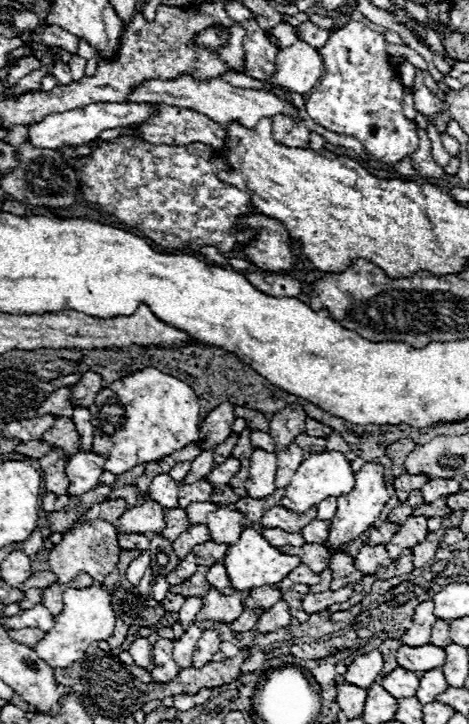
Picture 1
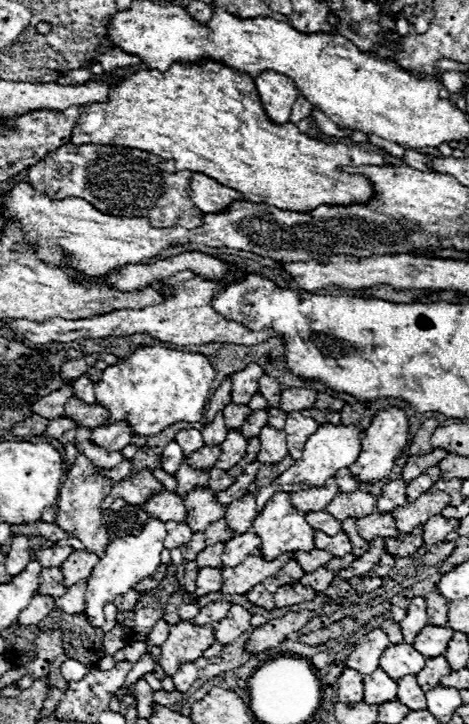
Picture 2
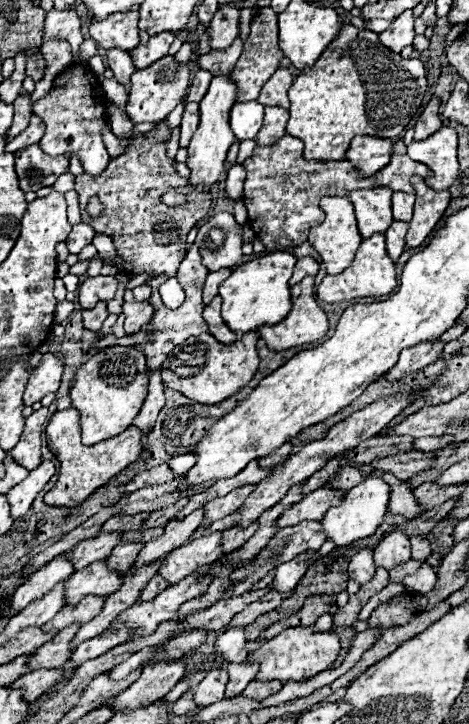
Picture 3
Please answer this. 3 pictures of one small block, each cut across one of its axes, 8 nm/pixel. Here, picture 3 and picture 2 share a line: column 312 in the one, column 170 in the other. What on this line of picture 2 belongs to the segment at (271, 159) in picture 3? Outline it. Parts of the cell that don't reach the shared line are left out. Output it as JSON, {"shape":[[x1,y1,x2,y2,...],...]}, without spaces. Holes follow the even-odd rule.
{"shape":[[64,144,50,152,36,166,32,166,28,174,30,184,42,192,48,192,50,198,84,198,108,216,148,218,150,224,158,228,182,226,186,230,194,230,202,226,202,212,188,196,188,182,192,172,176,170,172,160,164,160,138,148,116,144]]}

